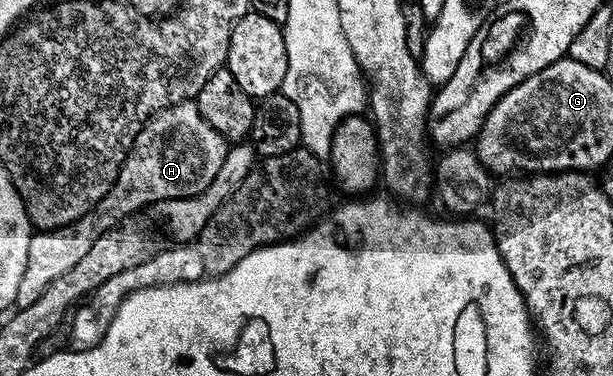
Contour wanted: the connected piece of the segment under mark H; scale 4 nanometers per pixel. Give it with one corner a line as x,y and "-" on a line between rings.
196,100
181,101
153,114
137,132
127,159
121,165
117,182
91,212
73,225
33,233
27,247
27,267
23,267
23,279
19,279
16,308
31,307
46,287
55,283
59,275
71,271
71,267
75,267
75,263
79,263
83,254
95,244
95,239
99,239
99,235
107,232
112,225
144,210
141,209
144,205
152,206
158,201
170,201
176,197
194,197
203,191
203,187
219,175
219,167
223,167
223,159
229,150
225,136
203,119

